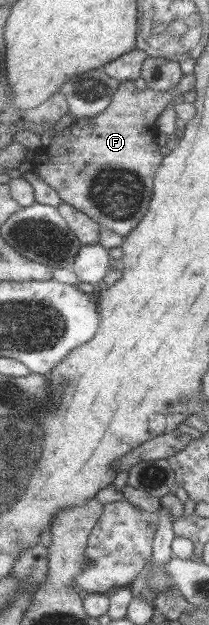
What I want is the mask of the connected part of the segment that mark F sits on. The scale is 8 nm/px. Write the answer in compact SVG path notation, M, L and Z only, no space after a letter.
M185 74L177 84L163 92L147 86L143 90L137 90L134 81L121 81L103 112L85 119L76 119L68 127L55 133L49 147L39 147L35 150L31 157L34 172L45 184L55 189L61 203L80 210L91 217L91 220L120 237L127 236L147 210L152 193L153 175L164 157L159 153L160 146L153 142L157 133L155 123L158 114L161 114L176 96L191 90L193 83L192 74Z

